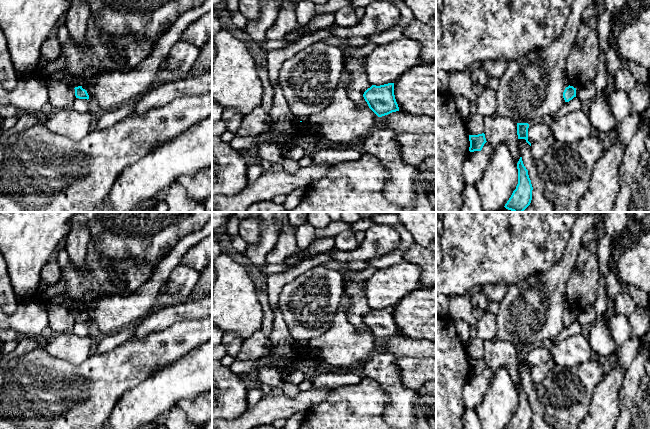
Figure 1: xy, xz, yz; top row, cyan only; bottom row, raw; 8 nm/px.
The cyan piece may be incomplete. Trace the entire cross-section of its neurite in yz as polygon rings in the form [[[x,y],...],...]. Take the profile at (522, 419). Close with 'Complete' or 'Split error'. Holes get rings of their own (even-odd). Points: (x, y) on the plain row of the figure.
[[[520,381],[517,387],[517,393],[518,408],[505,429],[530,429],[533,411],[522,381]]]. Complete

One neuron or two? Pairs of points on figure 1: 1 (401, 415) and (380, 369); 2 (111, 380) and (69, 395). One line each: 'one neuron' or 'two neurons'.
1: one neuron
2: one neuron

